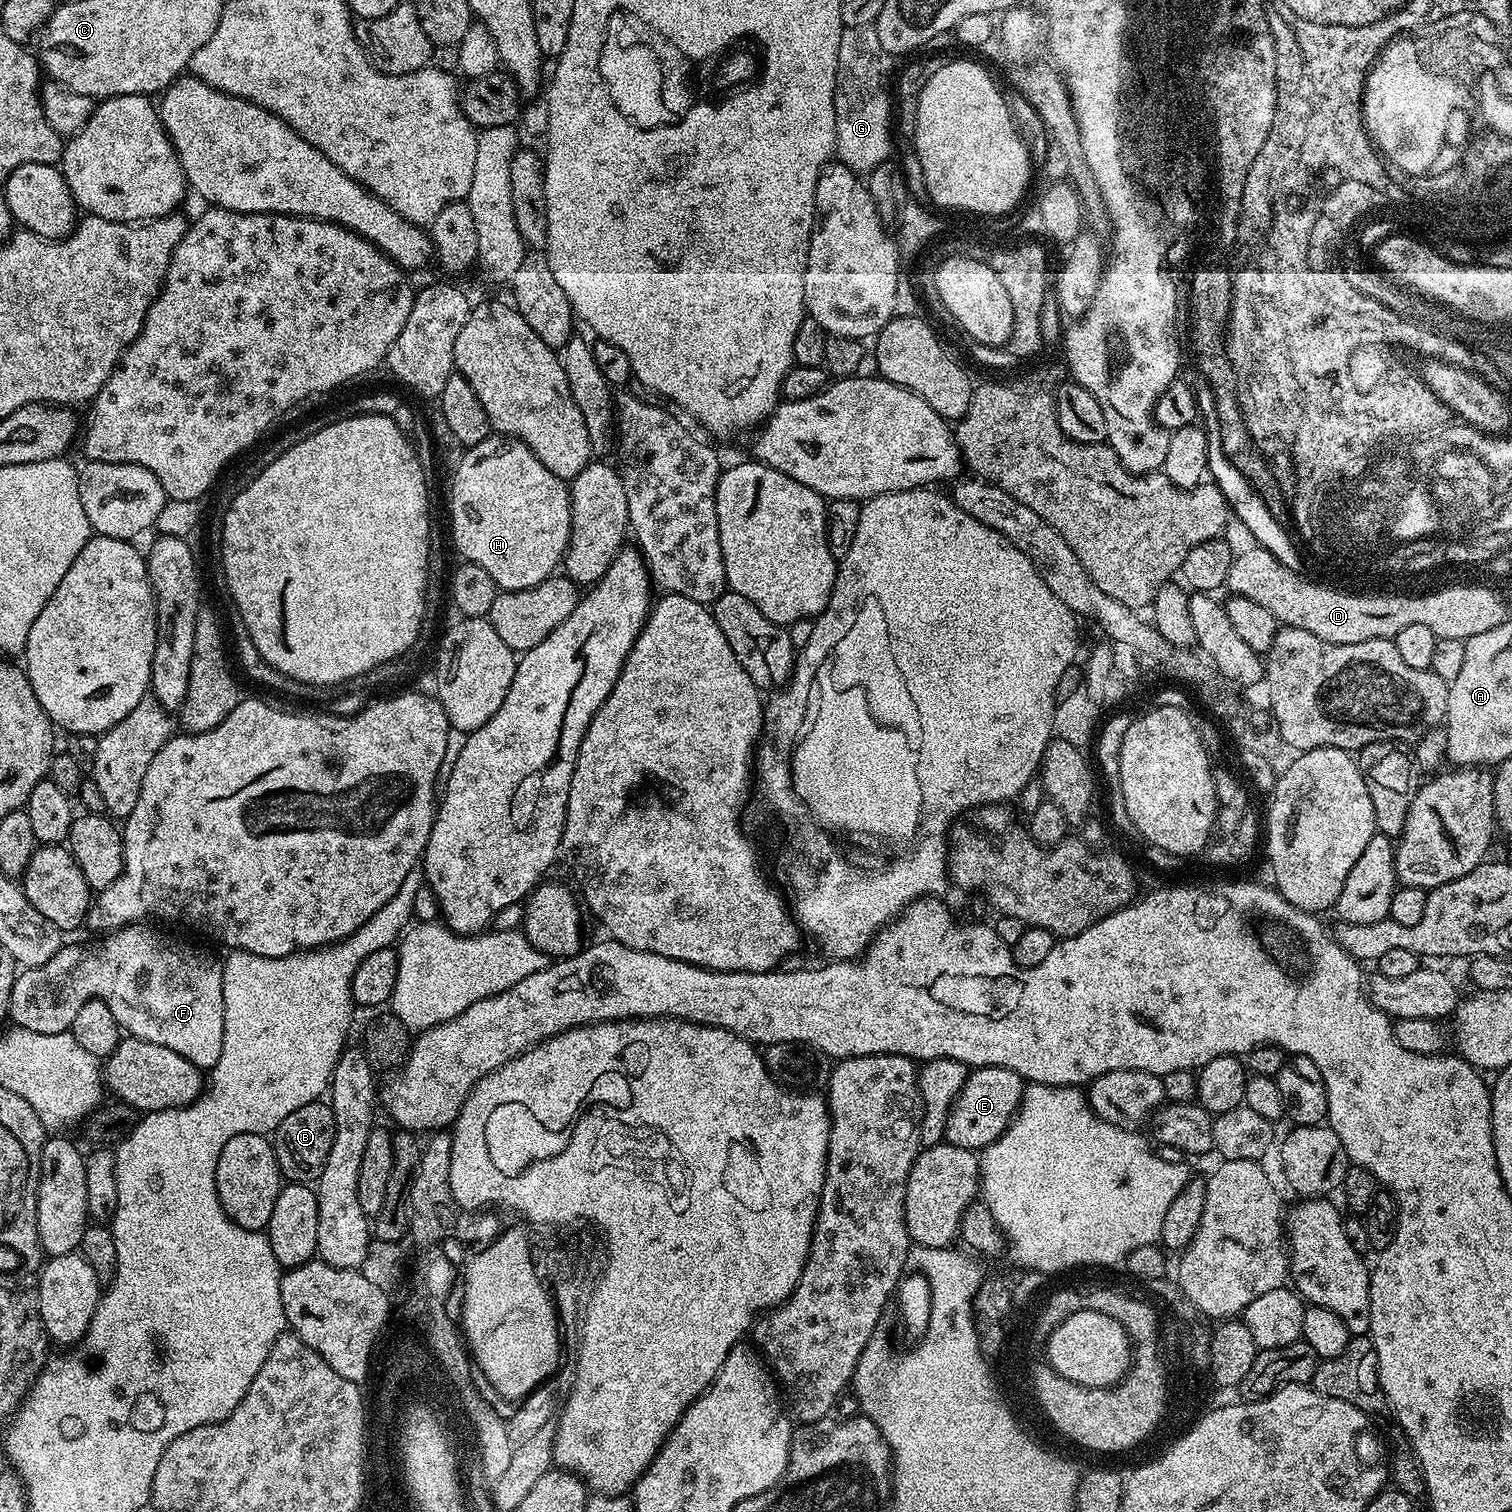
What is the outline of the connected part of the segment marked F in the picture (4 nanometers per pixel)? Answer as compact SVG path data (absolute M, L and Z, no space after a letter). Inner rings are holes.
M147 923L127 924L124 928L109 931L94 946L80 944L61 945L54 958L40 967L24 968L16 977L11 988L8 1007L9 1021L15 1026L33 1030L40 1034L58 1034L69 1031L75 1015L86 1001L101 1000L110 1007L116 1024L129 1037L154 1042L154 1046L166 1046L174 1054L182 1054L186 1062L195 1068L211 1070L222 1058L226 1010L222 998L222 974L224 965L208 952L183 944L172 936L163 936Z

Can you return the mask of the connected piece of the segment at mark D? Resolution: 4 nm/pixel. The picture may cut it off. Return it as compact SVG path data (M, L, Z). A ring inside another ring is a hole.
M1249 546L1245 553L1234 556L1226 588L1231 595L1250 598L1250 602L1266 606L1281 625L1310 630L1310 634L1335 644L1387 640L1396 637L1398 630L1406 626L1430 626L1439 639L1466 641L1474 634L1494 630L1494 626L1510 616L1505 606L1497 603L1495 596L1484 591L1447 591L1428 596L1428 600L1352 600L1356 593L1347 590L1336 596L1340 589L1282 566L1274 554L1259 546Z

